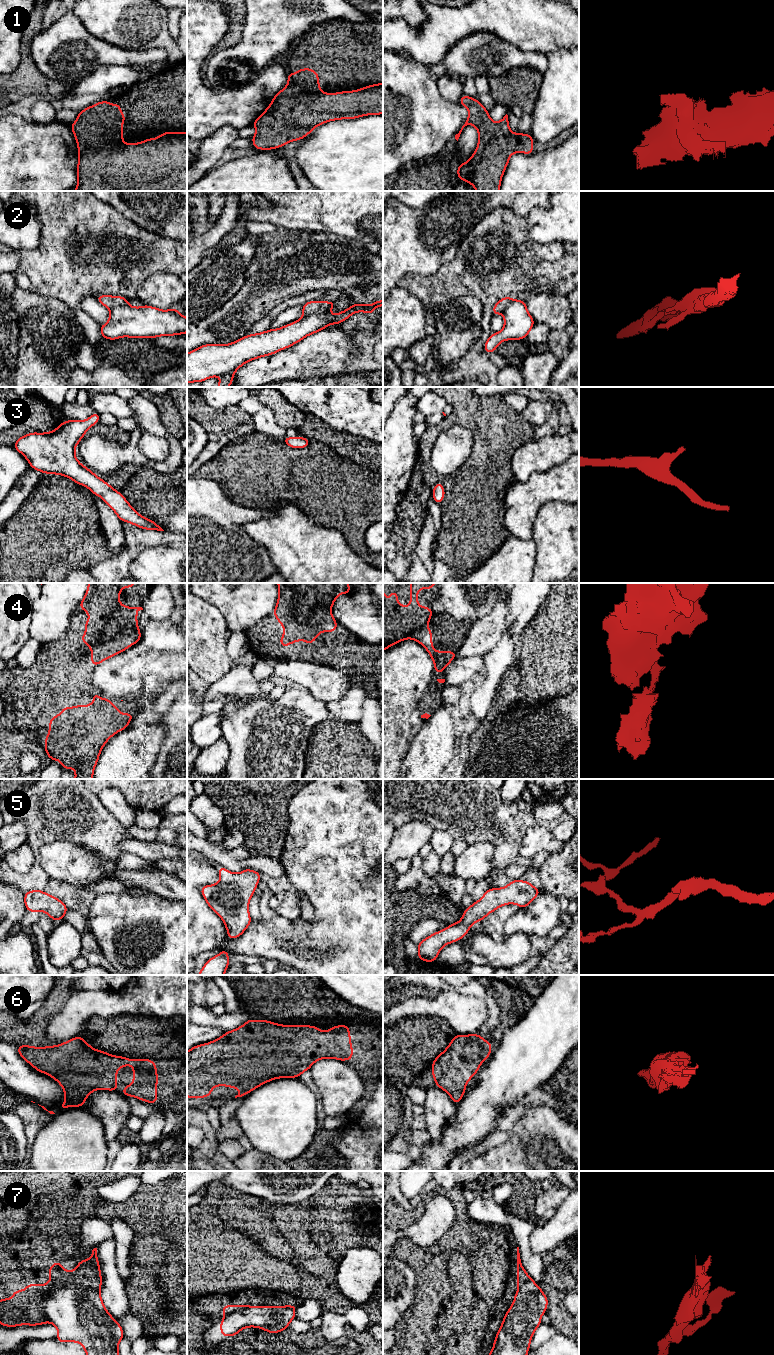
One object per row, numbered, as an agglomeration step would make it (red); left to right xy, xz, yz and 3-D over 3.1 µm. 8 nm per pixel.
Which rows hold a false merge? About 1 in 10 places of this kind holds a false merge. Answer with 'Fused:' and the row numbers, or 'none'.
Fused: 2, 7

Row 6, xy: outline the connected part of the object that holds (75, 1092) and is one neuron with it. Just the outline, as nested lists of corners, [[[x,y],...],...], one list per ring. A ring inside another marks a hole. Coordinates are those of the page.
[[[81,1036],[74,1037],[64,1043],[54,1046],[33,1047],[17,1046],[19,1055],[36,1071],[55,1079],[63,1088],[65,1102],[59,1105],[60,1110],[68,1107],[82,1107],[86,1098],[94,1090],[118,1091],[117,1070],[123,1066],[133,1066],[133,1083],[123,1088],[122,1094],[133,1096],[152,1105],[157,1103],[157,1067],[150,1059],[128,1059],[123,1056],[111,1055],[91,1047]]]

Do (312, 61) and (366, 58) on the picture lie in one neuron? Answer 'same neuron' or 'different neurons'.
same neuron

